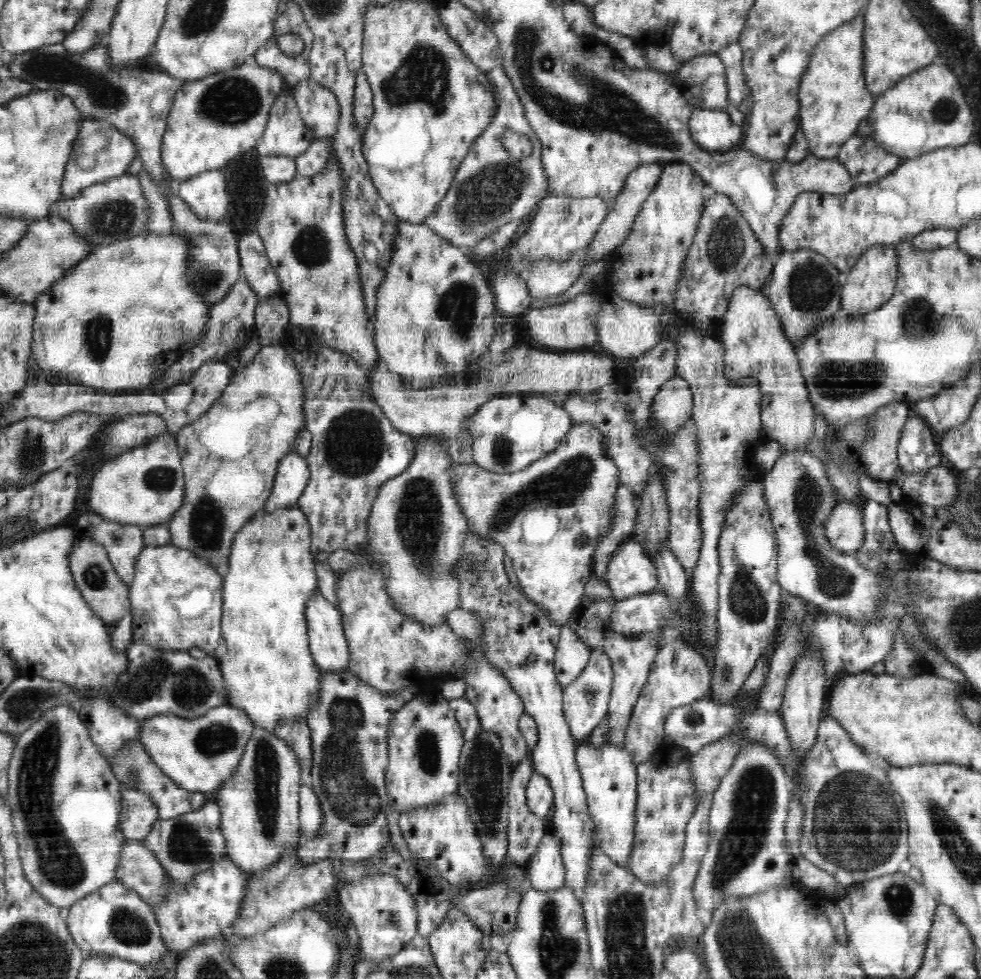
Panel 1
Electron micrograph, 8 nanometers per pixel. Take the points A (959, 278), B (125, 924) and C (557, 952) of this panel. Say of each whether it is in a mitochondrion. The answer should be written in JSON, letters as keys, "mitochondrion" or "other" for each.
{"A":"other","B":"mitochondrion","C":"mitochondrion"}

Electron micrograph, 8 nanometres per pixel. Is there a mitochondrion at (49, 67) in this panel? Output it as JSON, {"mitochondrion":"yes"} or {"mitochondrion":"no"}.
{"mitochondrion":"yes"}

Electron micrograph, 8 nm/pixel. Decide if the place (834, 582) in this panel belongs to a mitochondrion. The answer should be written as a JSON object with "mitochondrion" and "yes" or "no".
{"mitochondrion":"yes"}

